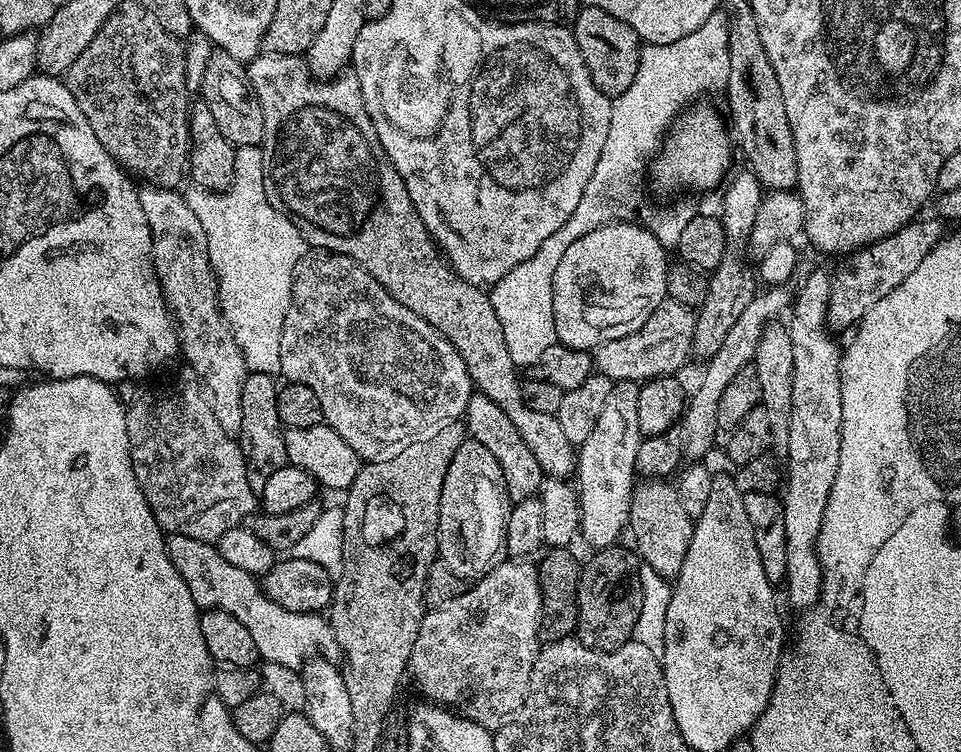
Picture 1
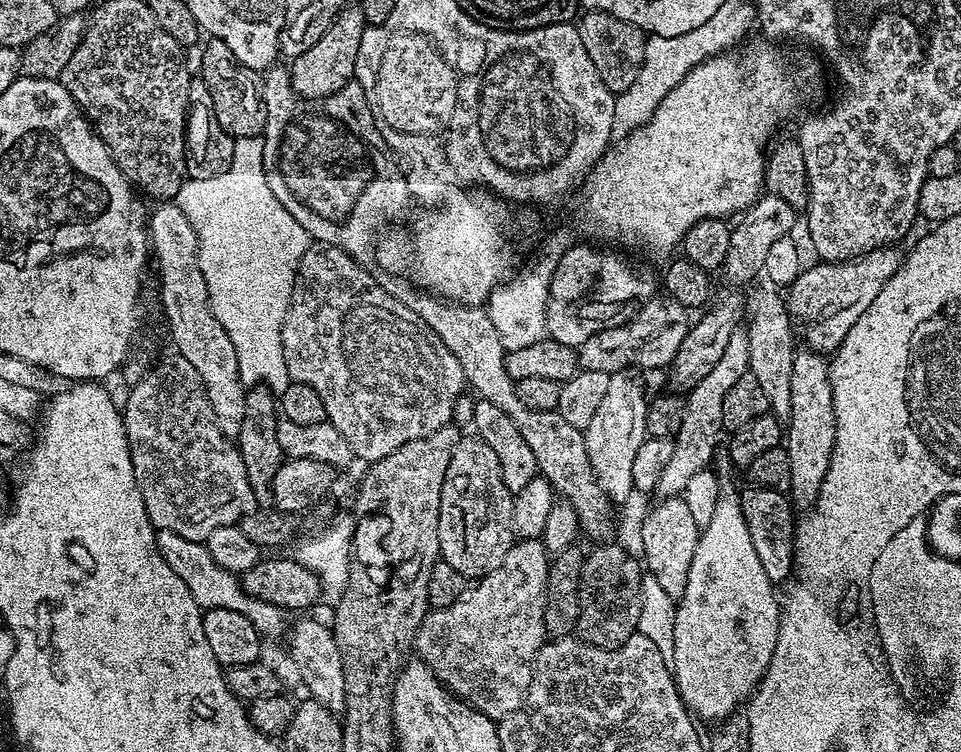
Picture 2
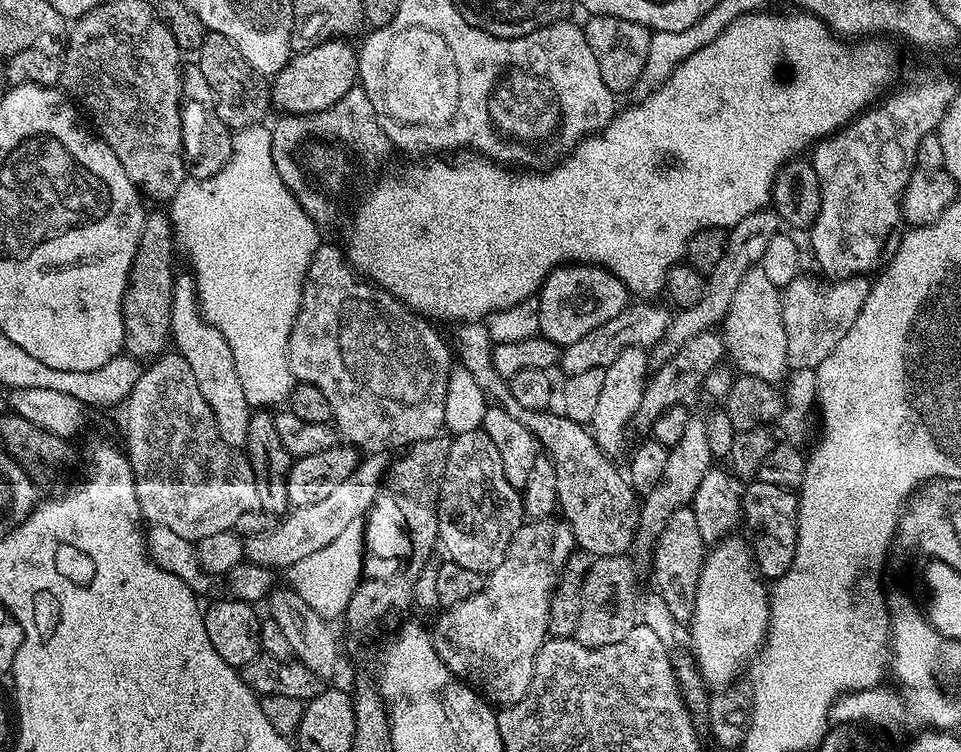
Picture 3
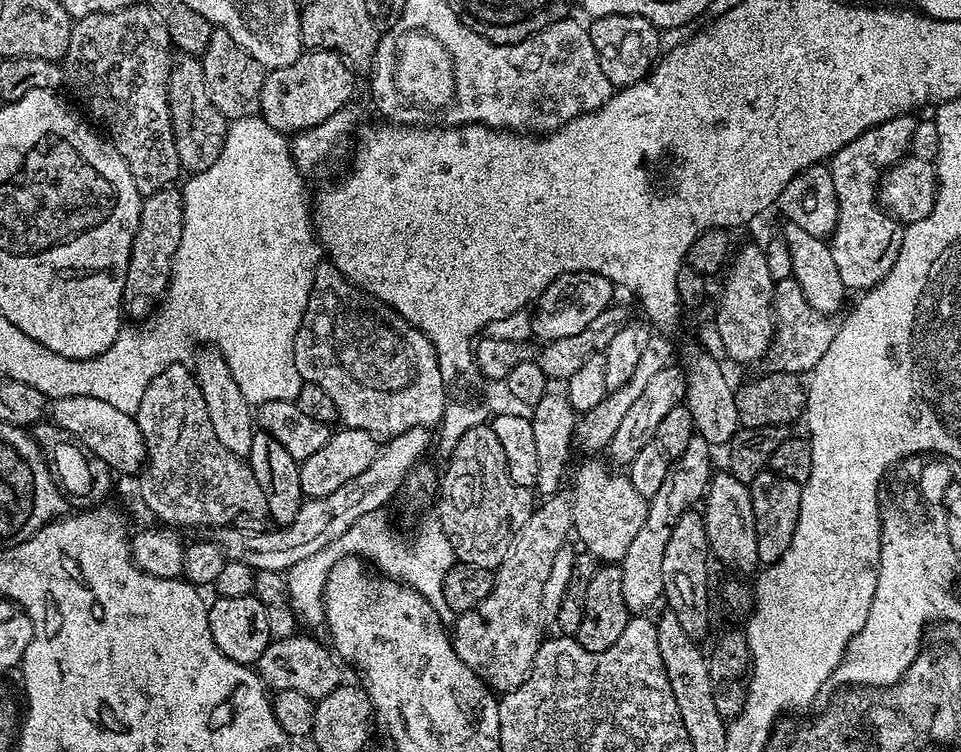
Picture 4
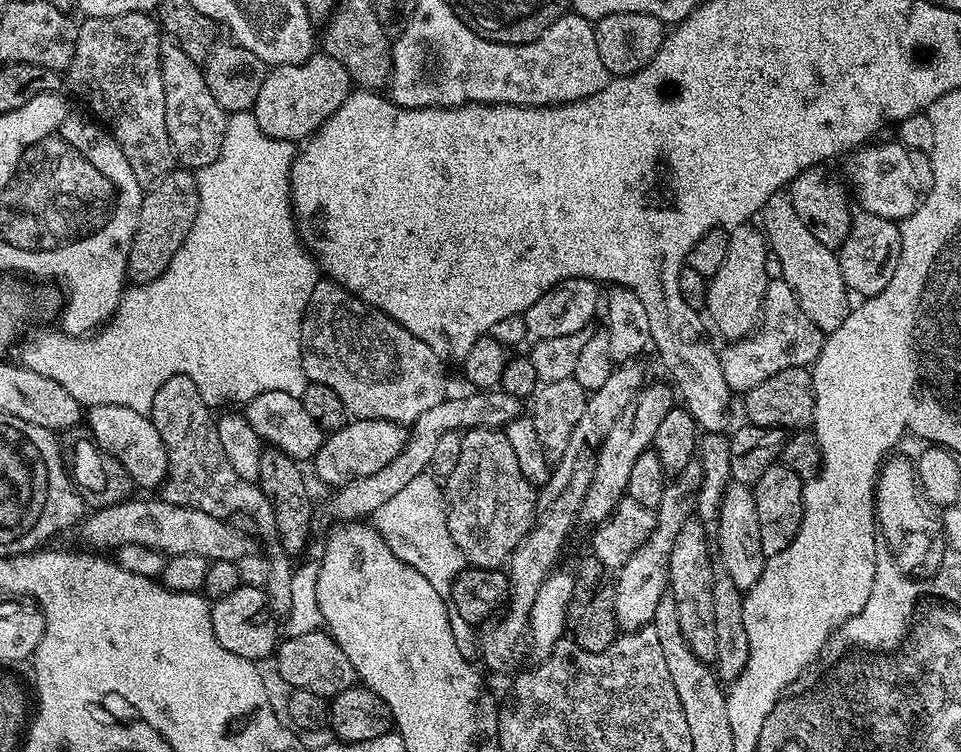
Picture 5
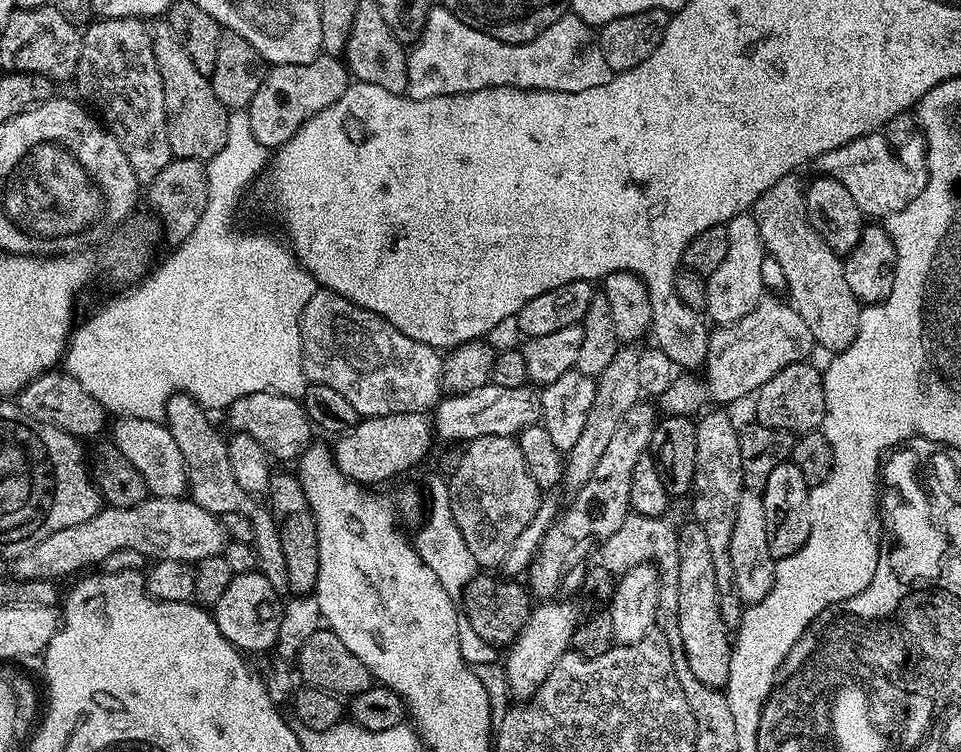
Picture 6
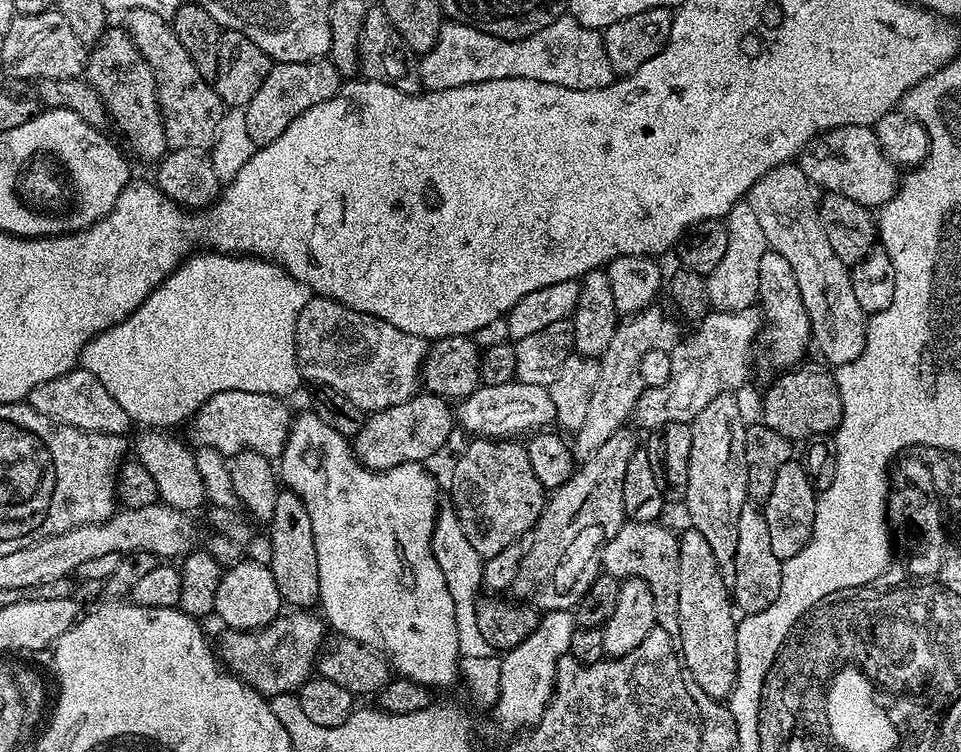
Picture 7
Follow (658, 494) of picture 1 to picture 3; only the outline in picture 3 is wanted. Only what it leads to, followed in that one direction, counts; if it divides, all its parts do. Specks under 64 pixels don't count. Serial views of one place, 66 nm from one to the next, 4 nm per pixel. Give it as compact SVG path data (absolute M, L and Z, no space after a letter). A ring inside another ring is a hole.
M691 507L678 510L669 518L650 555L652 555L652 576L656 579L655 591L662 598L662 602L670 606L670 614L674 614L676 621L691 621L699 574L706 555L706 545L702 533L698 531L698 518L694 518Z

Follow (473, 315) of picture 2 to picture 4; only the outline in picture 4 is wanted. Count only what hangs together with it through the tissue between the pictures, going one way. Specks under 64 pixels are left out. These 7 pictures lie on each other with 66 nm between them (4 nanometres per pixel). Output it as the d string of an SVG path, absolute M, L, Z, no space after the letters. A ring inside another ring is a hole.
M584 458L576 468L576 477L572 480L572 527L575 539L580 539L583 551L596 556L600 562L619 562L624 559L630 542L634 542L642 522L646 522L649 497L638 494L630 486L627 475L620 476L600 458Z

